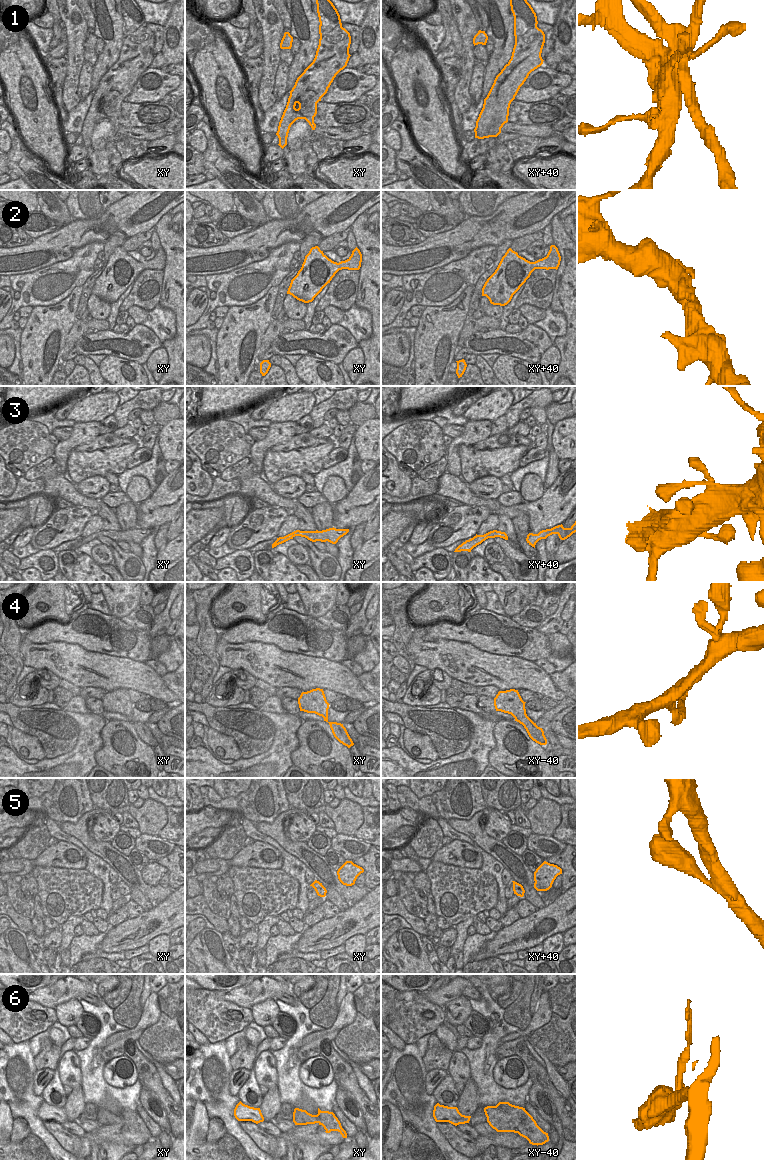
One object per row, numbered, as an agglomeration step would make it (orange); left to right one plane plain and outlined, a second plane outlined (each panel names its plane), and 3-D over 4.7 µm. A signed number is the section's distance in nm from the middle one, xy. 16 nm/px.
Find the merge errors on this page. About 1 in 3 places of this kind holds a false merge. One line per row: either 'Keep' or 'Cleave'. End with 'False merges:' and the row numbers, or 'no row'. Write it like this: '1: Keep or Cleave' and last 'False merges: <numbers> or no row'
1: Cleave
2: Keep
3: Keep
4: Keep
5: Keep
6: Cleave
False merges: 1, 6

